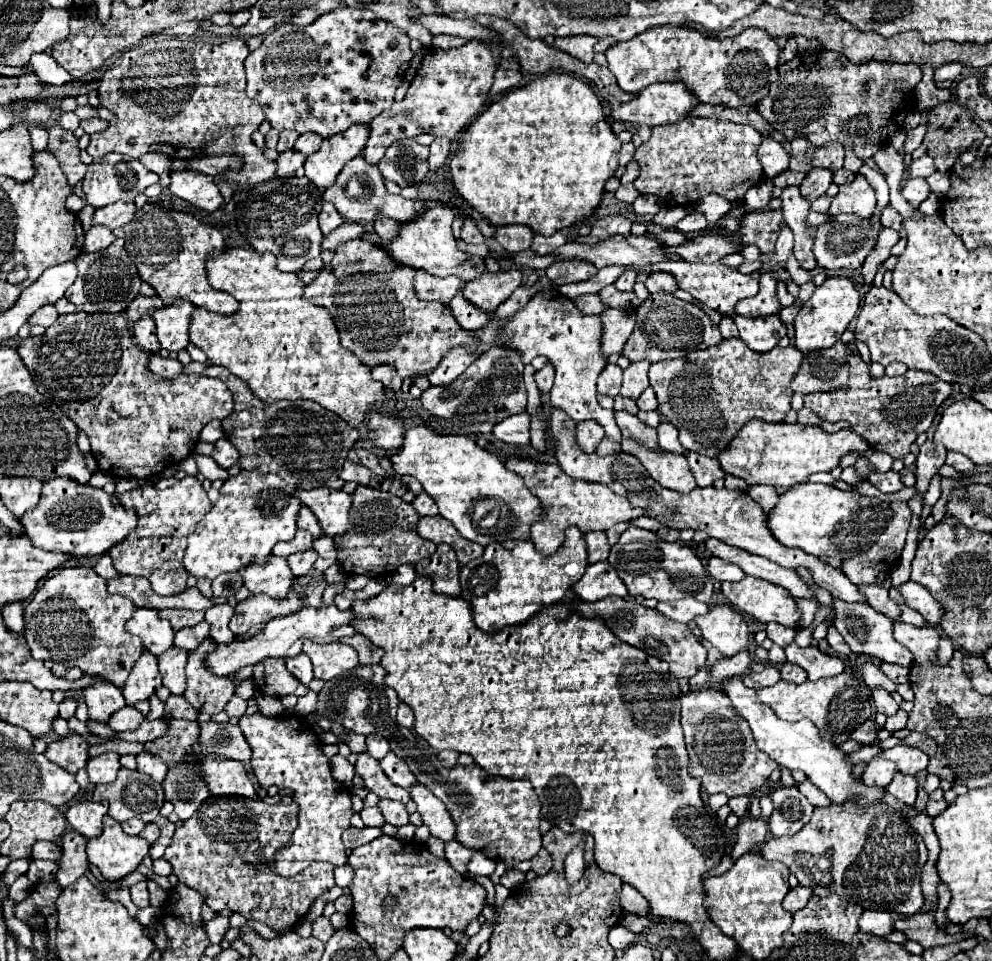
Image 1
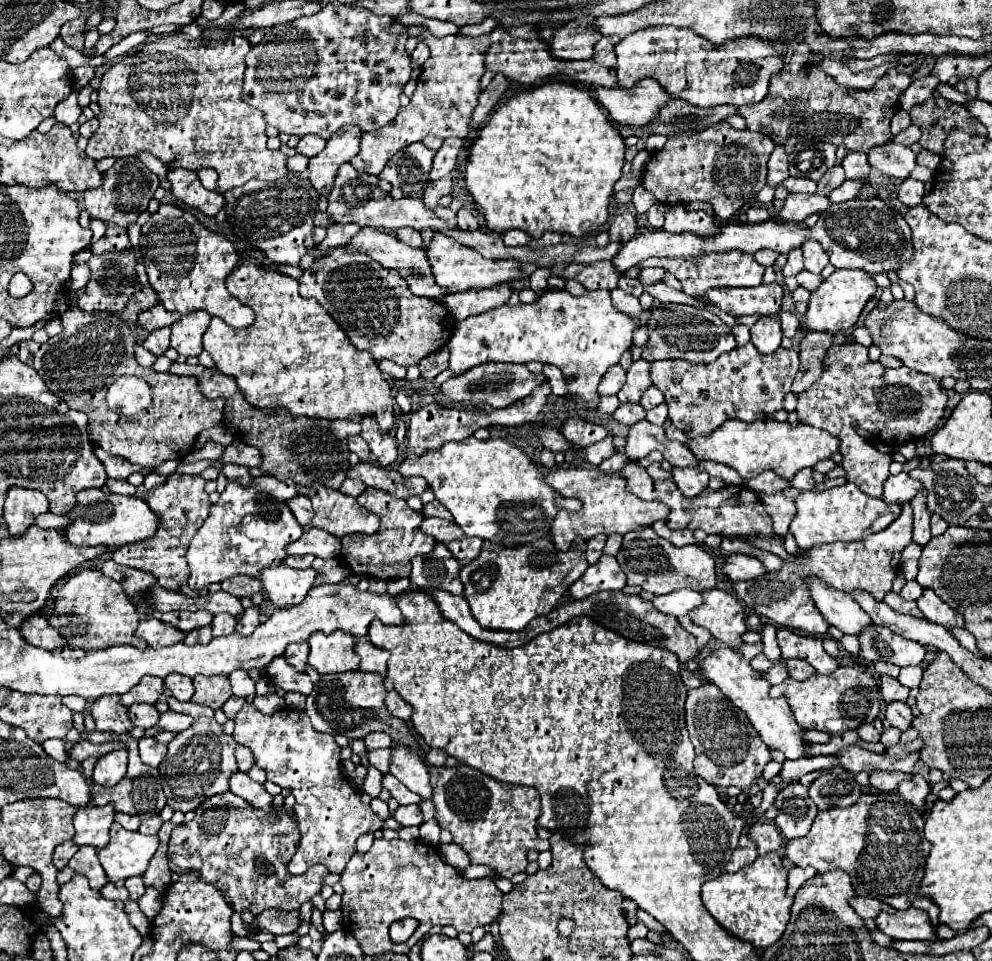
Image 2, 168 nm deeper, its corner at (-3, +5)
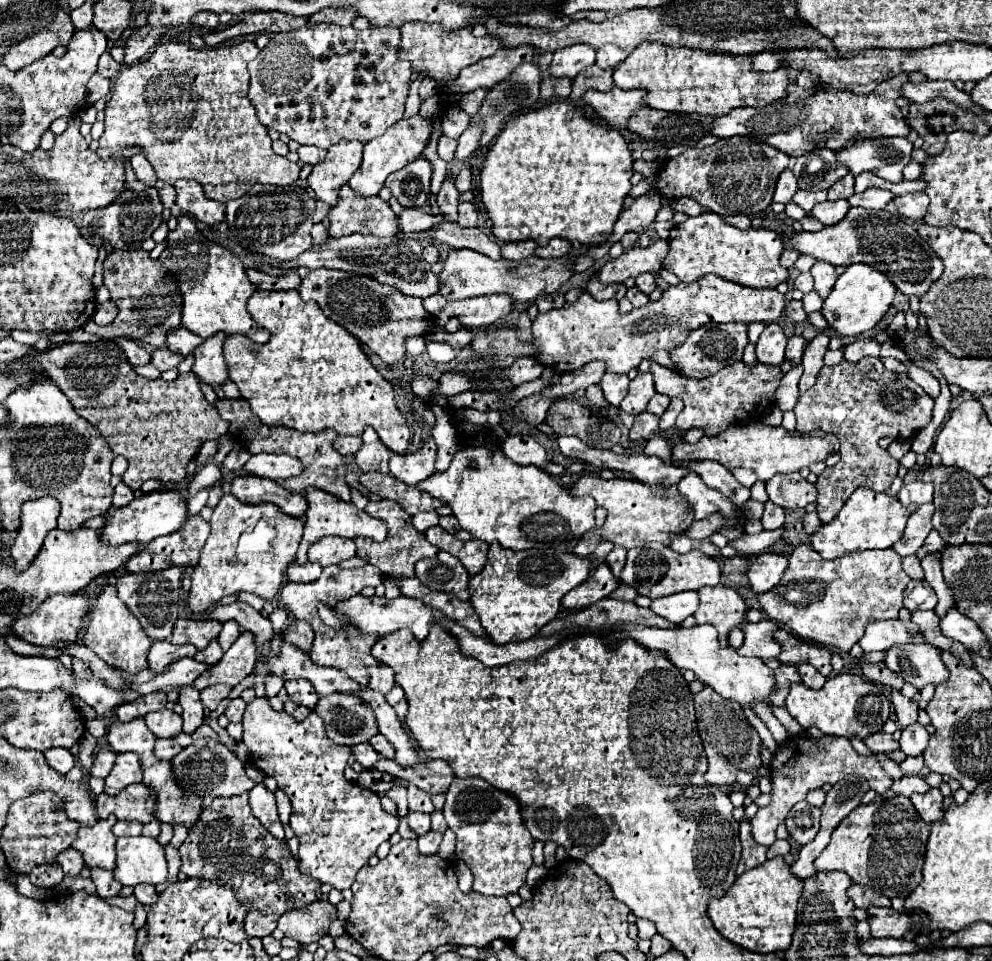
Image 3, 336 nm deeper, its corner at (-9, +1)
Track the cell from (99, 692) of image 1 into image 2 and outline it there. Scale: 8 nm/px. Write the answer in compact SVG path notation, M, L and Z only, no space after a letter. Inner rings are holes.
M100 697L92 705L92 717L96 721L98 731L108 731L114 735L124 735L134 729L128 709L118 703L120 697Z

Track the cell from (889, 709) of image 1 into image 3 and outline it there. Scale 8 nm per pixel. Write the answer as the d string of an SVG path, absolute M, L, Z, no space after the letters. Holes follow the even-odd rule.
M914 723L914 725L908 725L906 729L902 729L902 737L900 737L900 749L906 753L906 755L922 755L926 745L928 745L928 731L920 725L920 723Z

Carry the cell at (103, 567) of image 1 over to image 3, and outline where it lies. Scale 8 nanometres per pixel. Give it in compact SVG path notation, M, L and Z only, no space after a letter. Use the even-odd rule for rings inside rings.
M172 567L166 571L124 573L122 577L118 577L118 583L116 583L118 597L134 613L134 617L140 621L142 629L152 641L170 639L174 621L178 619L178 613L180 613L180 599L182 599L180 575L182 575L182 567Z

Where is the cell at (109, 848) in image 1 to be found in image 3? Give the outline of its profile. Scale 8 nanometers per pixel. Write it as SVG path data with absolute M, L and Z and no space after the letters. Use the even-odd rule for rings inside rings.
M118 837L116 843L116 867L114 877L122 885L150 883L158 885L166 881L166 857L164 847L152 837Z

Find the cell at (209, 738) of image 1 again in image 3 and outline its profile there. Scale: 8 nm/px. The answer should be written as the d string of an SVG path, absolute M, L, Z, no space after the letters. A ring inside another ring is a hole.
M198 739L192 745L184 747L178 757L172 759L172 773L178 781L178 787L184 789L184 793L192 793L196 797L234 797L242 795L248 789L254 787L254 783L244 773L244 763L238 759L234 751L224 747L222 743L214 739Z

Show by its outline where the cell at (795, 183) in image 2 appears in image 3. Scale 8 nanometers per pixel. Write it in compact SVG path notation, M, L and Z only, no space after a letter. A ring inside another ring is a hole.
M796 191L796 195L792 197L792 201L796 205L800 205L804 211L810 211L816 203L826 201L826 191Z

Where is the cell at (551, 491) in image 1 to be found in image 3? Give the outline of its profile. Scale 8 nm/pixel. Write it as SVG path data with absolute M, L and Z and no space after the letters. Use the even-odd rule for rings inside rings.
M580 477L568 491L574 497L578 495L594 497L596 503L604 507L608 513L602 527L596 527L590 533L584 533L582 539L578 539L578 545L574 547L574 553L578 557L588 557L590 553L594 553L596 545L604 539L624 549L640 547L650 541L668 545L670 533L682 533L694 521L694 513L688 507L686 499L678 493L676 485L670 485L666 489L650 489L648 485L642 485L642 481L634 481L626 477L614 477L610 481L602 477Z

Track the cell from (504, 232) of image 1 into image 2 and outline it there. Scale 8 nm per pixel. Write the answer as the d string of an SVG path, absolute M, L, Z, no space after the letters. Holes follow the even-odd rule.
M516 229L506 231L502 237L504 237L504 243L510 245L510 247L518 247L518 245L528 245L530 243L530 237L524 235L522 231L516 231Z

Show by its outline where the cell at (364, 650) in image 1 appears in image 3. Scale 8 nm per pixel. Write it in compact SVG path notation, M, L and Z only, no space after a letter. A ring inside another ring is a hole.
M378 663L378 665L370 665L368 667L368 675L370 675L370 687L378 689L380 693L388 693L396 683L394 683L394 671L388 669L386 665Z

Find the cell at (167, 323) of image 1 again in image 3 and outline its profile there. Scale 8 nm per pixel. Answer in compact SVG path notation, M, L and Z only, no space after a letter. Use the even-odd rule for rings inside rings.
M214 333L214 337L208 337L198 349L194 349L194 367L192 371L204 379L208 385L222 385L228 379L226 361L222 357L222 343L226 335Z

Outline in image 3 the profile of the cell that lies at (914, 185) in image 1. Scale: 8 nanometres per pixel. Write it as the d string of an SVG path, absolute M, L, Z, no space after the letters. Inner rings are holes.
M924 191L894 197L894 203L898 207L898 213L912 219L912 221L922 221L922 217L928 209L928 197Z

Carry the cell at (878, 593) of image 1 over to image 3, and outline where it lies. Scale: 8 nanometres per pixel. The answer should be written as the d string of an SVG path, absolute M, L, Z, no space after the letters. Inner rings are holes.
M912 611L912 621L922 629L922 635L926 637L926 641L942 651L952 651L956 657L960 657L966 665L970 663L968 651L964 645L958 645L954 641L950 641L948 637L942 635L940 627L938 627L938 615L934 611Z

